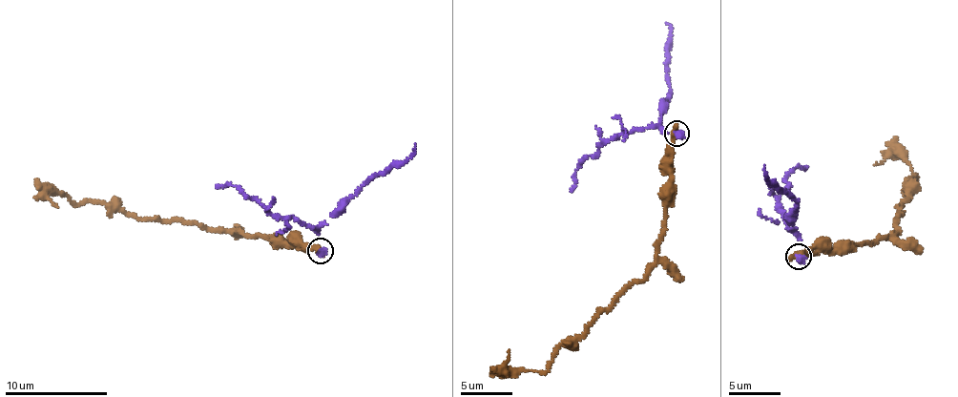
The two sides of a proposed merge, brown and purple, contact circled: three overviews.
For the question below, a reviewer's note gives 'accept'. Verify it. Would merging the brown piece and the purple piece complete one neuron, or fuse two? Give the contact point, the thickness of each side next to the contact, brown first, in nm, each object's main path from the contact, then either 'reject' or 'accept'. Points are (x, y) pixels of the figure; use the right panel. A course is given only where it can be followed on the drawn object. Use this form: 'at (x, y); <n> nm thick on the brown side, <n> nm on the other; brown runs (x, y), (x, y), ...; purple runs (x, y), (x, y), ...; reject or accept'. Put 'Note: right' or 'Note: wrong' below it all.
at (798, 257); 440 nm thick on the brown side, 480 nm on the other; brown runs (798, 257), (851, 249), (898, 231), (896, 217), (908, 181), (916, 177), (897, 155), (874, 165); purple runs (799, 258), (798, 232), (793, 228), (794, 199), (770, 185), (764, 165); reject
Note: wrong

